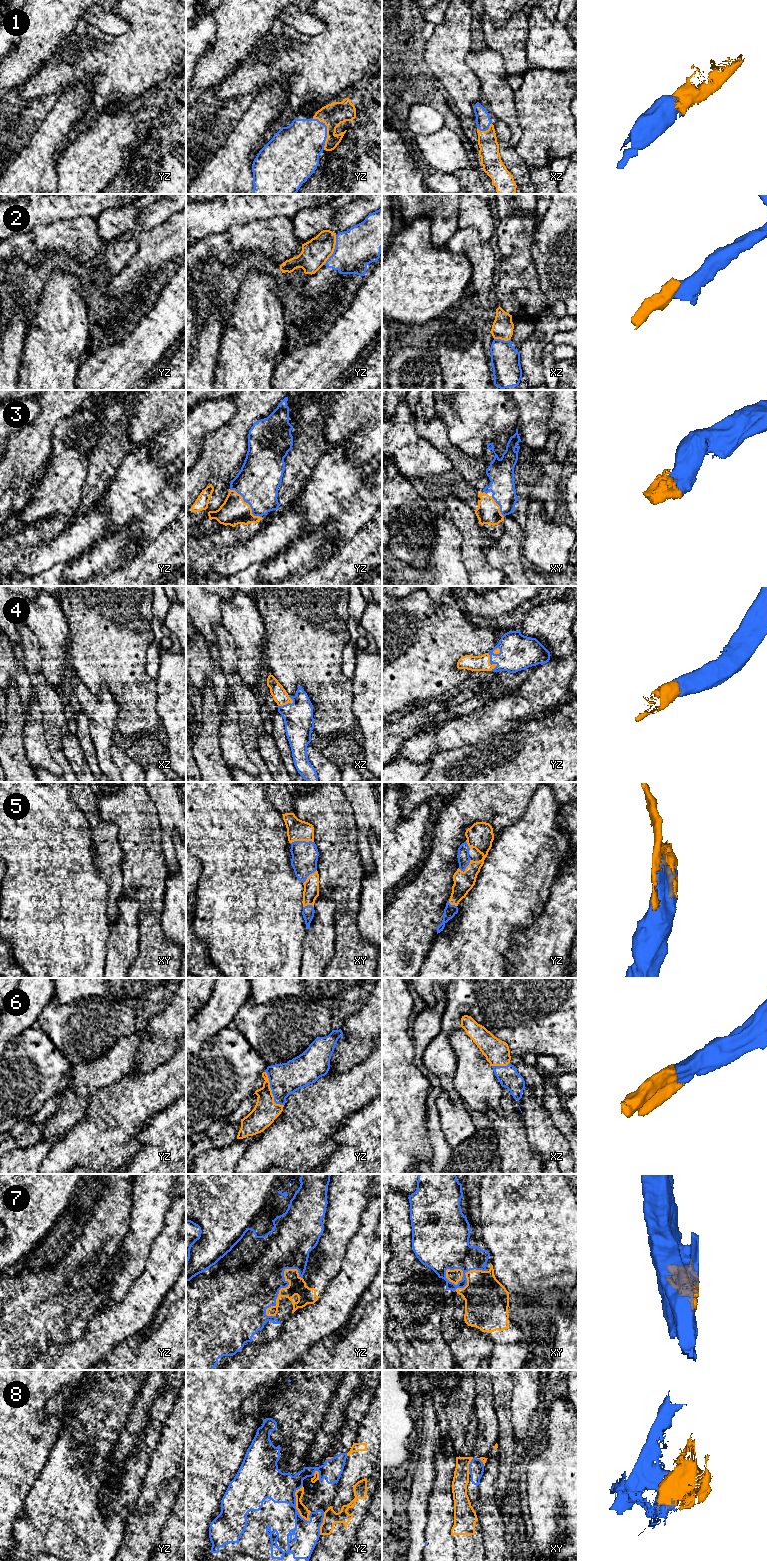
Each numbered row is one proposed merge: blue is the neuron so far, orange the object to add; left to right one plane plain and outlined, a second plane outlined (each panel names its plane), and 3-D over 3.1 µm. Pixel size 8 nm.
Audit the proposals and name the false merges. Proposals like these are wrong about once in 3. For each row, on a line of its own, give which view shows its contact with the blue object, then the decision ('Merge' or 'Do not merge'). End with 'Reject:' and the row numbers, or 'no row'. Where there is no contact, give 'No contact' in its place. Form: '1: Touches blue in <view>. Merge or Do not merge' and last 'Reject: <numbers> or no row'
1: Touches blue in yz. Merge
2: Touches blue in yz. Do not merge
3: Touches blue in yz. Merge
4: Touches blue in yz. Merge
5: Touches blue in xy. Merge
6: Touches blue in yz. Merge
7: Touches blue in xy. Do not merge
8: Touches blue in yz. Do not merge
Reject: 2, 7, 8

